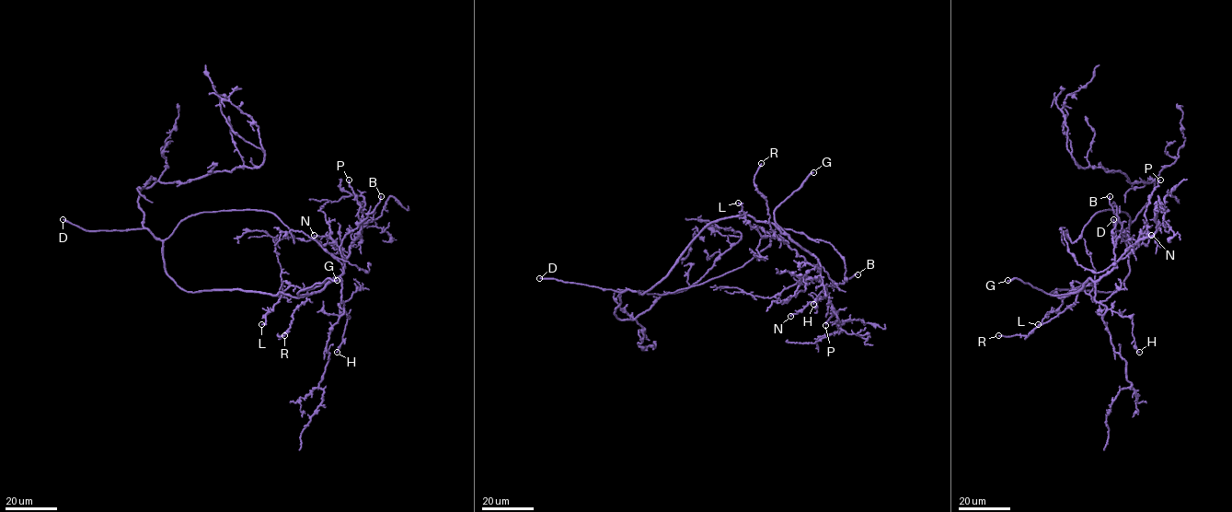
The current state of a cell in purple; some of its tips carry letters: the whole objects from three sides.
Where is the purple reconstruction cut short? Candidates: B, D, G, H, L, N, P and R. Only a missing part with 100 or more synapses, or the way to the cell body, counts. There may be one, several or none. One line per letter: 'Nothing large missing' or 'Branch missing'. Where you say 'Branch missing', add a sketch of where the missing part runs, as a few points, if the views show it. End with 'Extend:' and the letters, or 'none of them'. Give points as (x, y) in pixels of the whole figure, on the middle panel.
B: Nothing large missing
D: Branch missing
G: Nothing large missing
H: Nothing large missing
L: Nothing large missing
N: Nothing large missing
P: Nothing large missing
R: Nothing large missing
Extend: D

